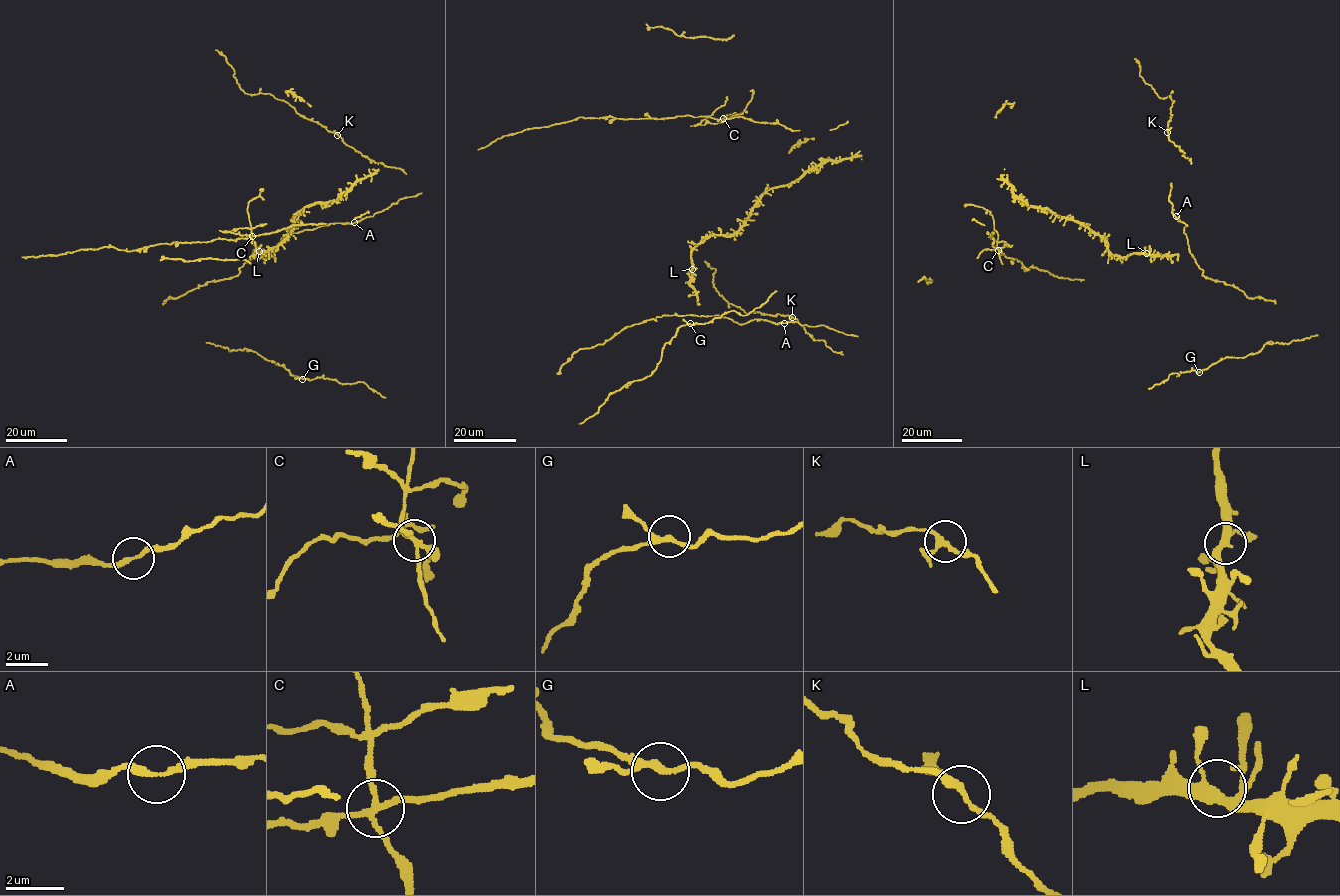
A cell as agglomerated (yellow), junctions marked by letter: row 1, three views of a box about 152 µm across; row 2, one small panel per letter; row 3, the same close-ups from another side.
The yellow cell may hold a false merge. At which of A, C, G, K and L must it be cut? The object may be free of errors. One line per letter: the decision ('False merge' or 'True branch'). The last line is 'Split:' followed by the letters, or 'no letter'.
A: True branch
C: False merge
G: True branch
K: True branch
L: True branch
Split: C

